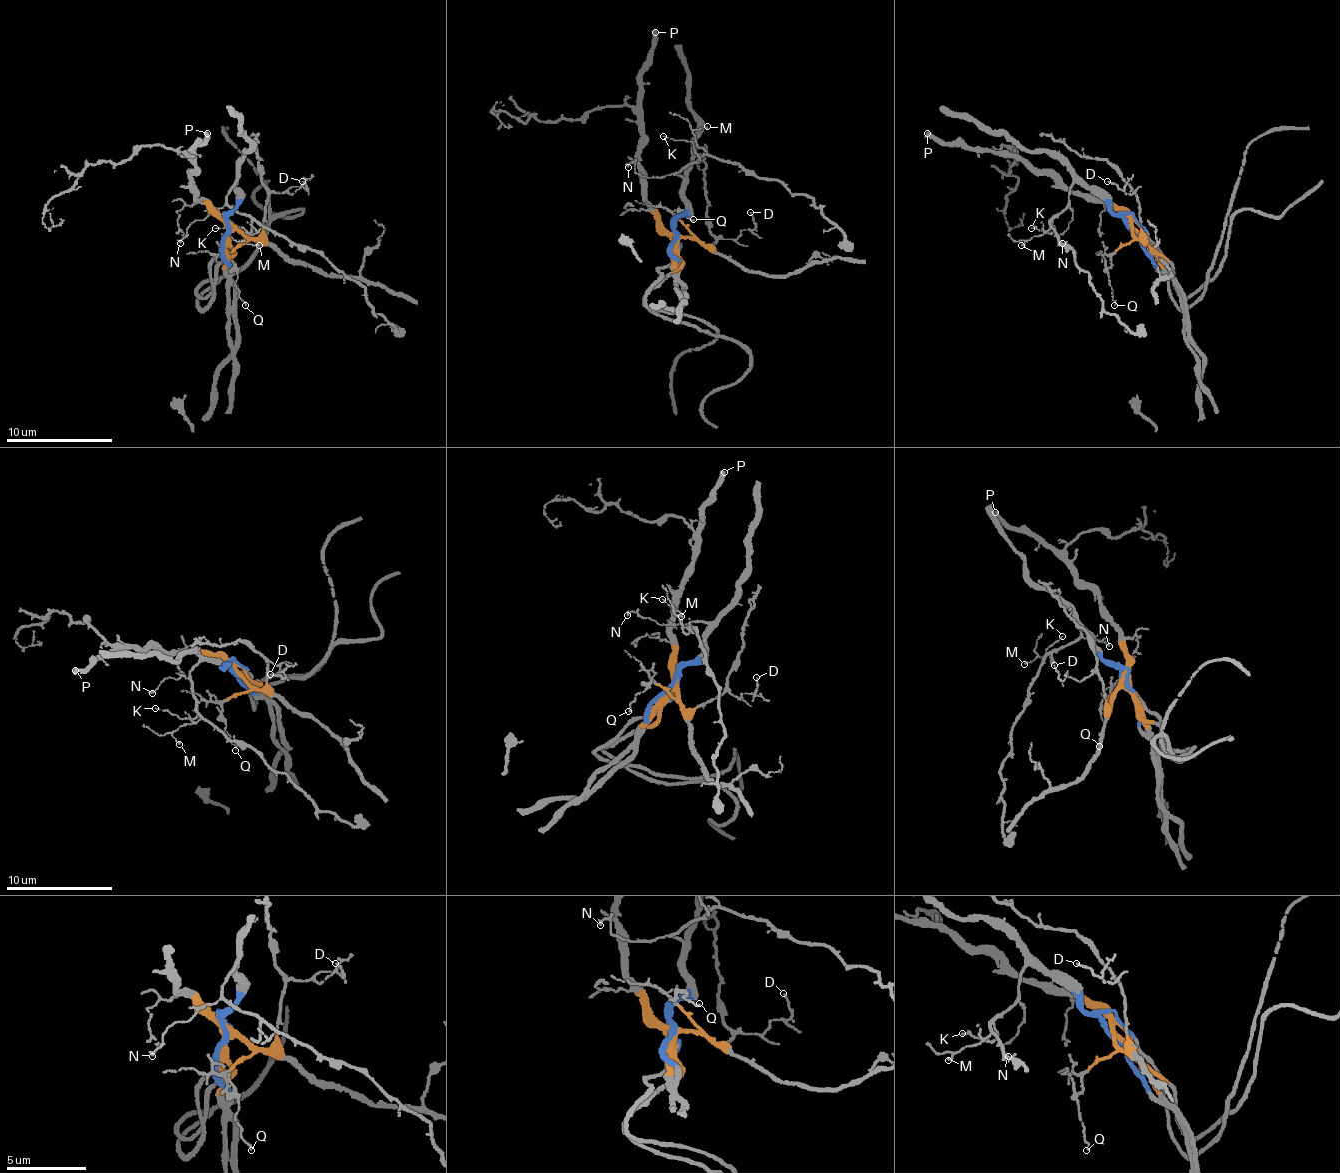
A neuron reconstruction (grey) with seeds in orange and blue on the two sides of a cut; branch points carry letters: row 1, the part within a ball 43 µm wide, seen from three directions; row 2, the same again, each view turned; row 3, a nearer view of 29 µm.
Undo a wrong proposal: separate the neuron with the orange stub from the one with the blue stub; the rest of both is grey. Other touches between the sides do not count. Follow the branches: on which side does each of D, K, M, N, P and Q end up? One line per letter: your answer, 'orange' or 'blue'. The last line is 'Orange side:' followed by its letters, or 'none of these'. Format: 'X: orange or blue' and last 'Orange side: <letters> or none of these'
D: orange
K: blue
M: blue
N: blue
P: orange
Q: orange
Orange side: D, P, Q

